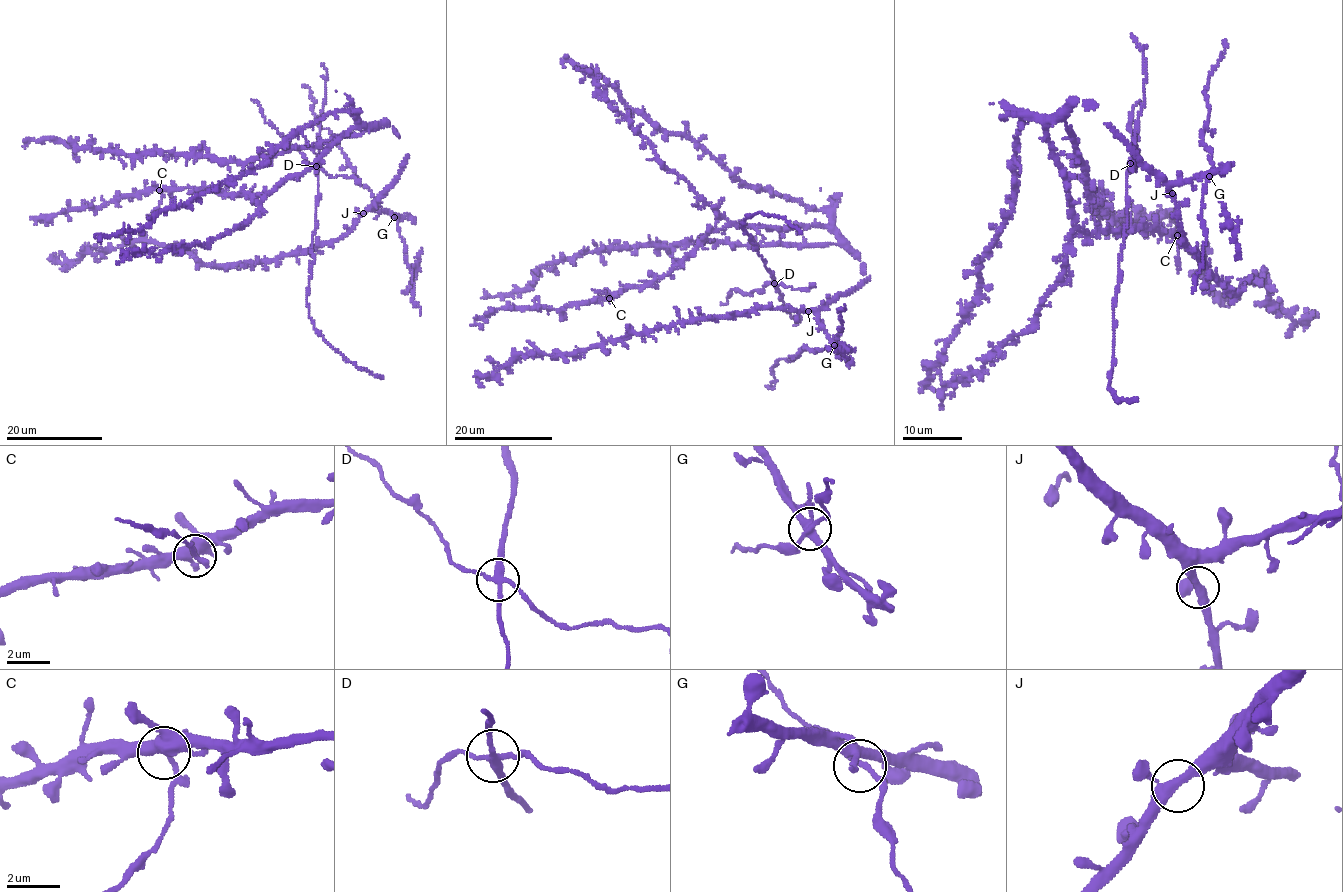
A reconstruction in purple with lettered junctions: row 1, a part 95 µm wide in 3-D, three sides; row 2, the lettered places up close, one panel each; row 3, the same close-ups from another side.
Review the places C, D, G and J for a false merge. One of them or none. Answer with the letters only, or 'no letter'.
D

